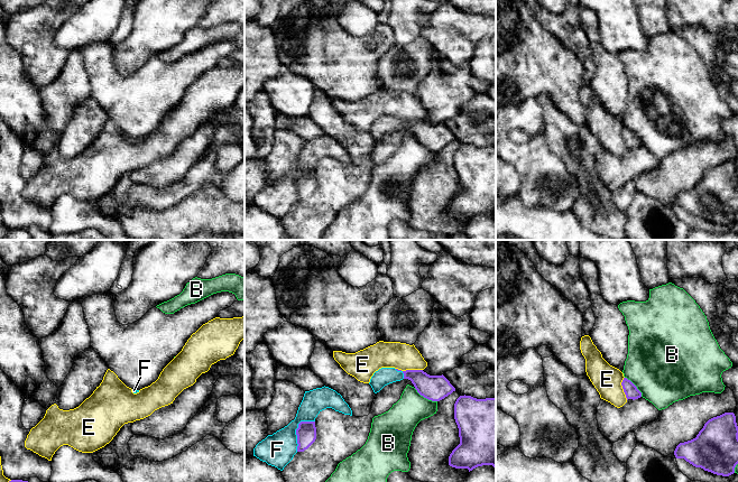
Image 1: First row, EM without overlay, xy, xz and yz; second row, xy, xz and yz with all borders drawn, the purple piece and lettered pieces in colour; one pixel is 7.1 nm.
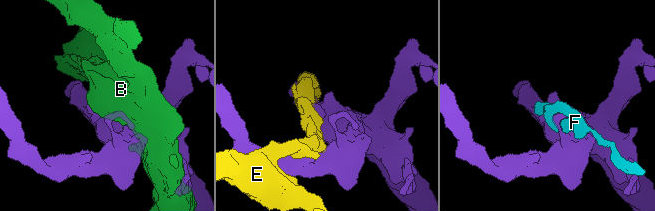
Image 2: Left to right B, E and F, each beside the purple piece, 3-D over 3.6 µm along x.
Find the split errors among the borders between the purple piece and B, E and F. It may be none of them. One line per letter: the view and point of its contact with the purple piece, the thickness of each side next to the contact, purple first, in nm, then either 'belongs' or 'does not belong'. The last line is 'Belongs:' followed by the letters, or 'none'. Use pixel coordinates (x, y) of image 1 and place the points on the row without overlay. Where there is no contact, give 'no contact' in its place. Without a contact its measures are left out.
B: contact xz (425, 146); calibres 190 and 220 nm; does not belong
E: contact xz (409, 119); calibres 190 and 190 nm; does not belong
F: contact xz (296, 178); calibres 140 and 240 nm; belongs
Belongs: F

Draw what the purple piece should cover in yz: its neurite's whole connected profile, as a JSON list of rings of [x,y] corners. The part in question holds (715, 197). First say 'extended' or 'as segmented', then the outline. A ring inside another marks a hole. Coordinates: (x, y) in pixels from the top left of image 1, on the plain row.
as segmented; [[[734,161],[709,168],[695,187],[680,192],[674,204],[695,216],[729,225],[738,213],[738,175]]]

